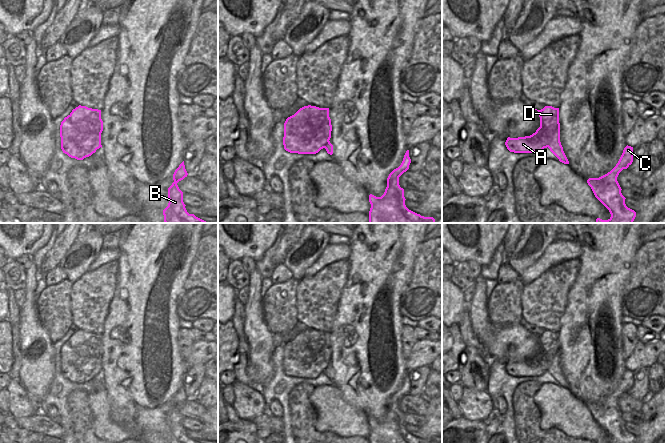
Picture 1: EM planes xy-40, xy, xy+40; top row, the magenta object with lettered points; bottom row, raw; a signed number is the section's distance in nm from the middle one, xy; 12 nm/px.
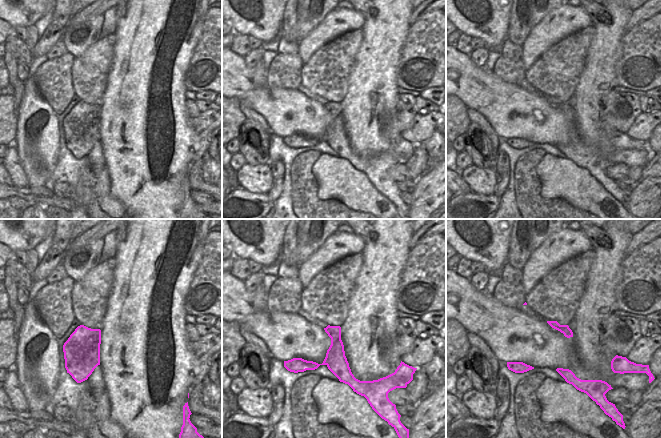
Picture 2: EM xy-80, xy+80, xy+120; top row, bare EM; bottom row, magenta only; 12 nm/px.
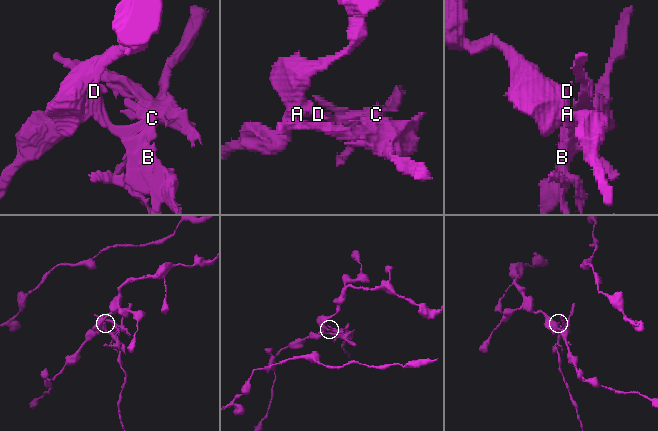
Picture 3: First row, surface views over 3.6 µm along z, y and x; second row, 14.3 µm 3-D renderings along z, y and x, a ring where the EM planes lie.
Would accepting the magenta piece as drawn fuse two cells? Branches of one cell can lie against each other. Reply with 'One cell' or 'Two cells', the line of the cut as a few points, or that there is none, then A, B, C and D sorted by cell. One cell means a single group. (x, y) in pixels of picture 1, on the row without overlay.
Two cells. Split along xy (320, 332), (321, 359), (328, 363), (324, 371). Groups: A / B C D.

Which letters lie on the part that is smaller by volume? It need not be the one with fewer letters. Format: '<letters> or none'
B, C, D

